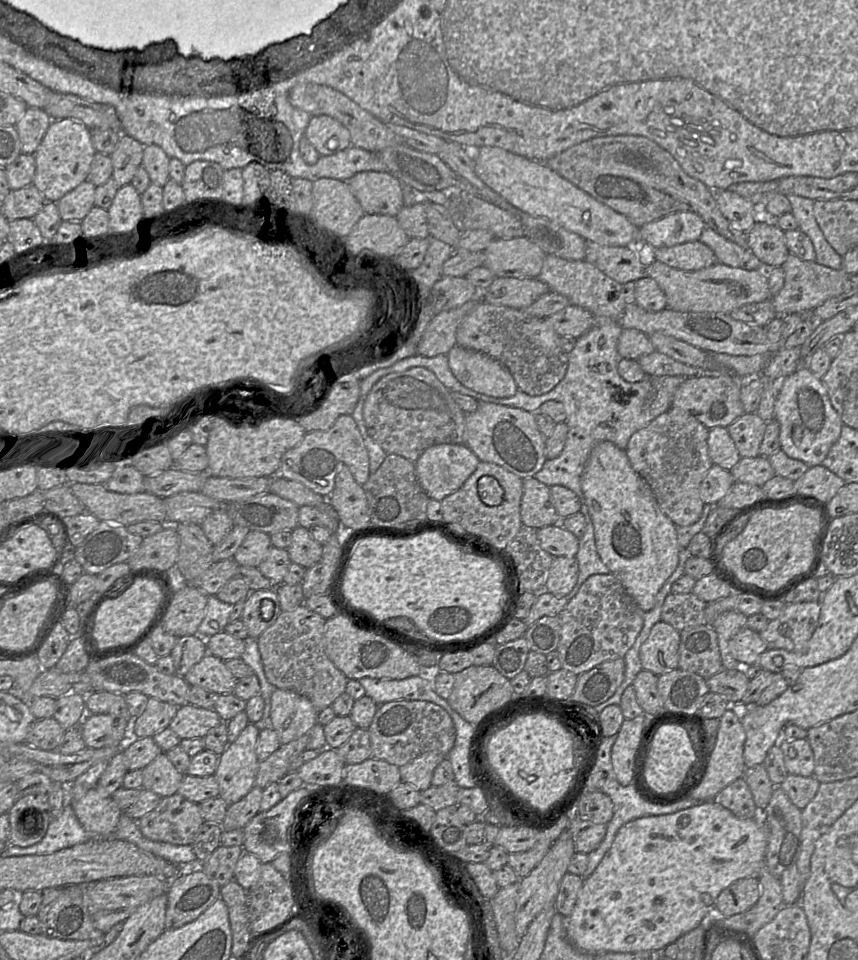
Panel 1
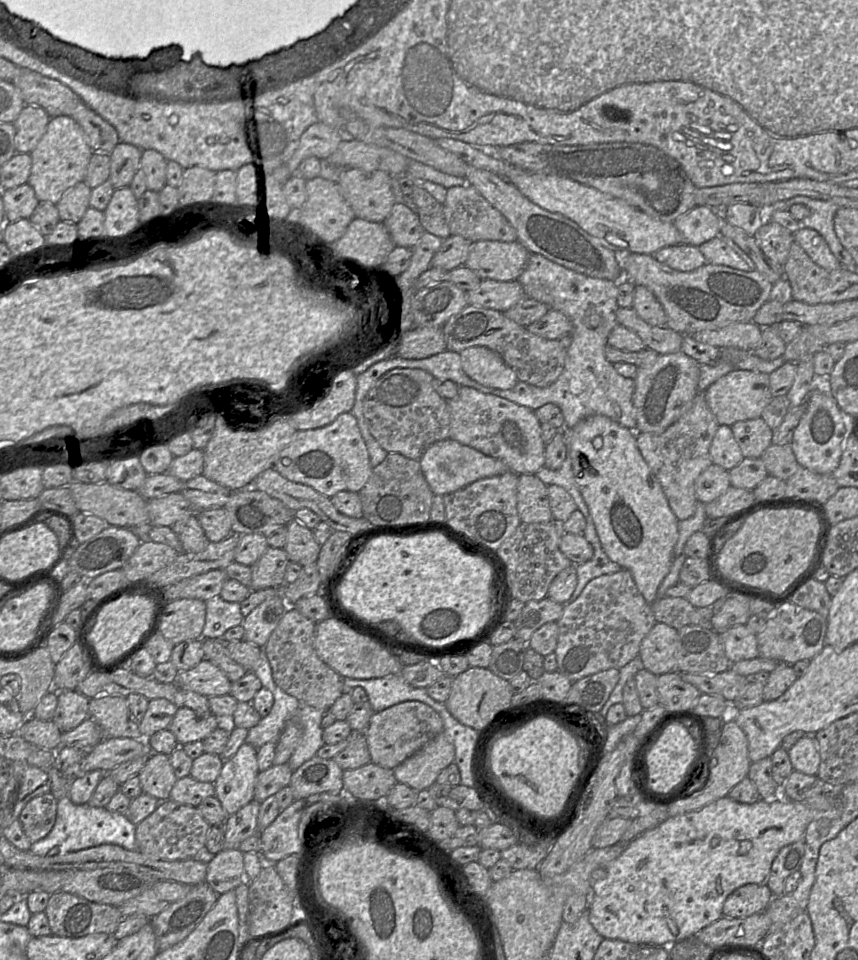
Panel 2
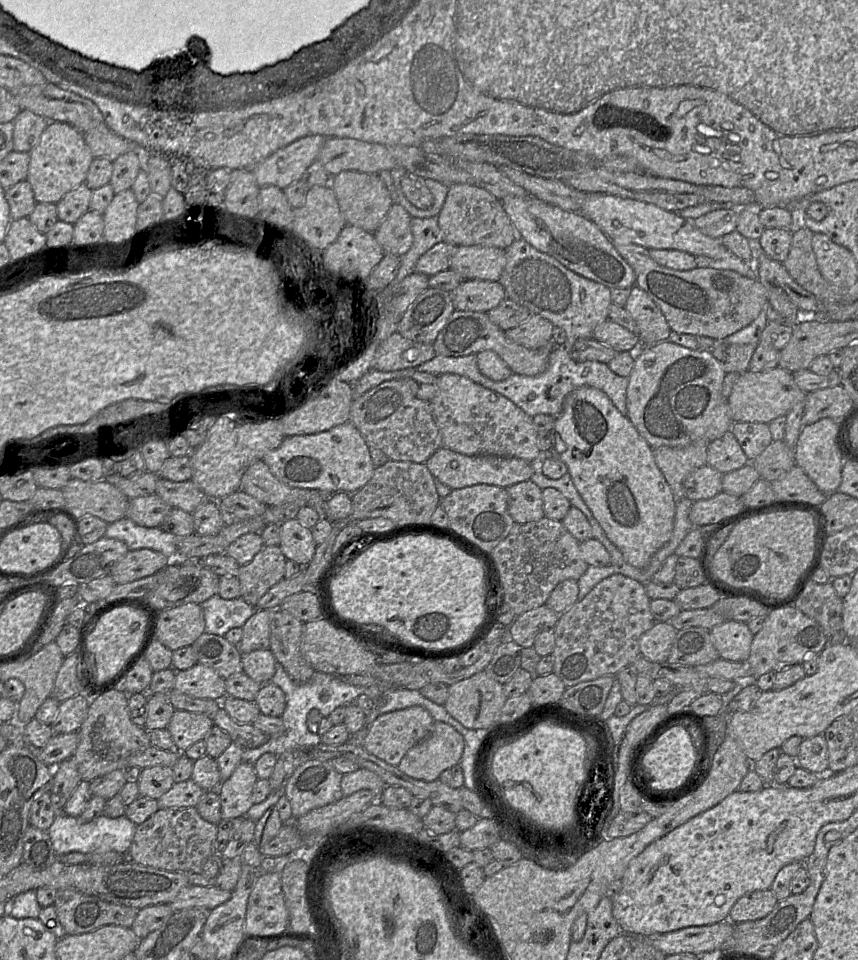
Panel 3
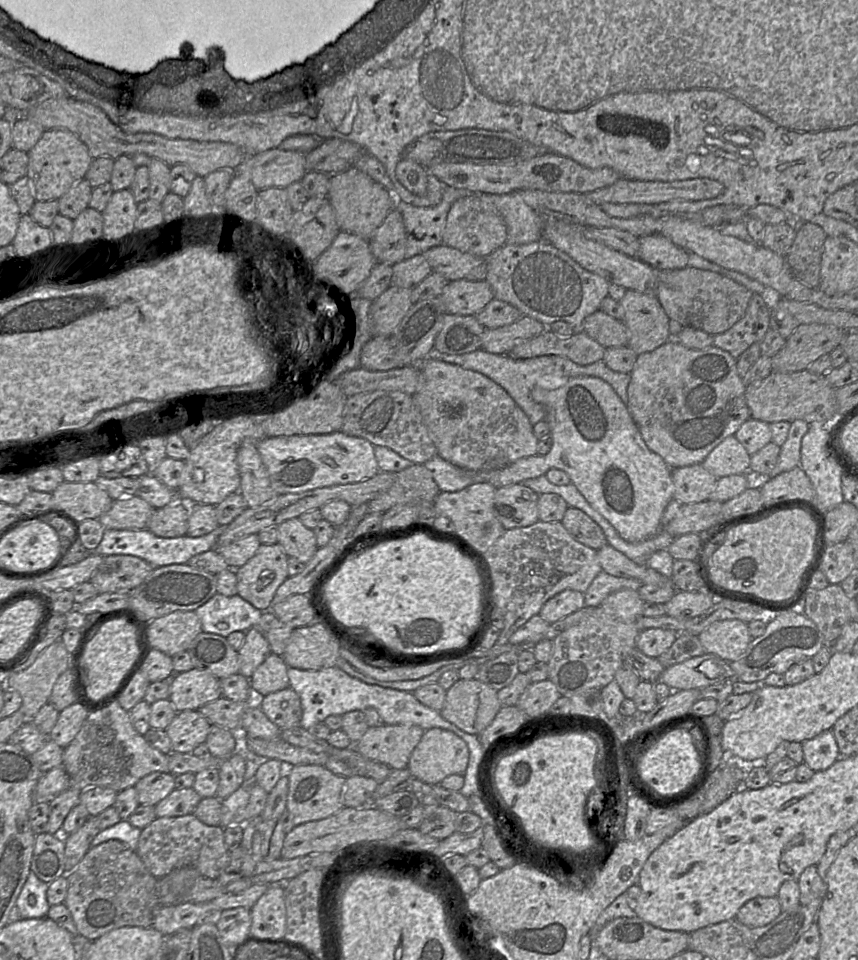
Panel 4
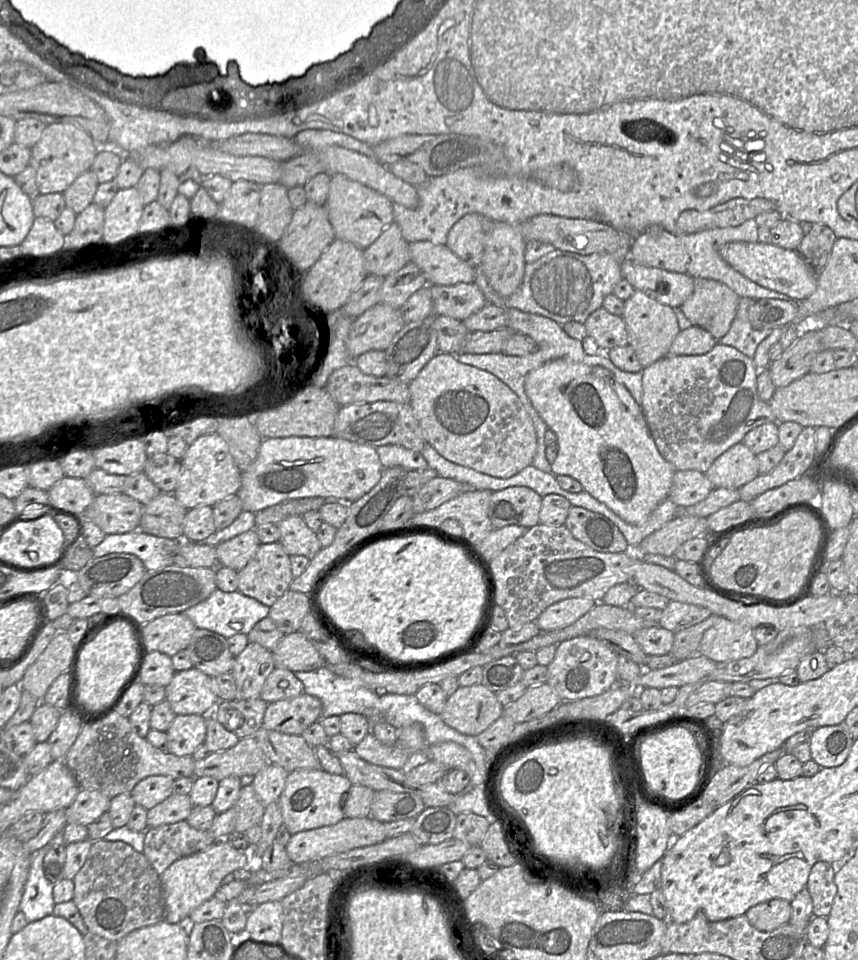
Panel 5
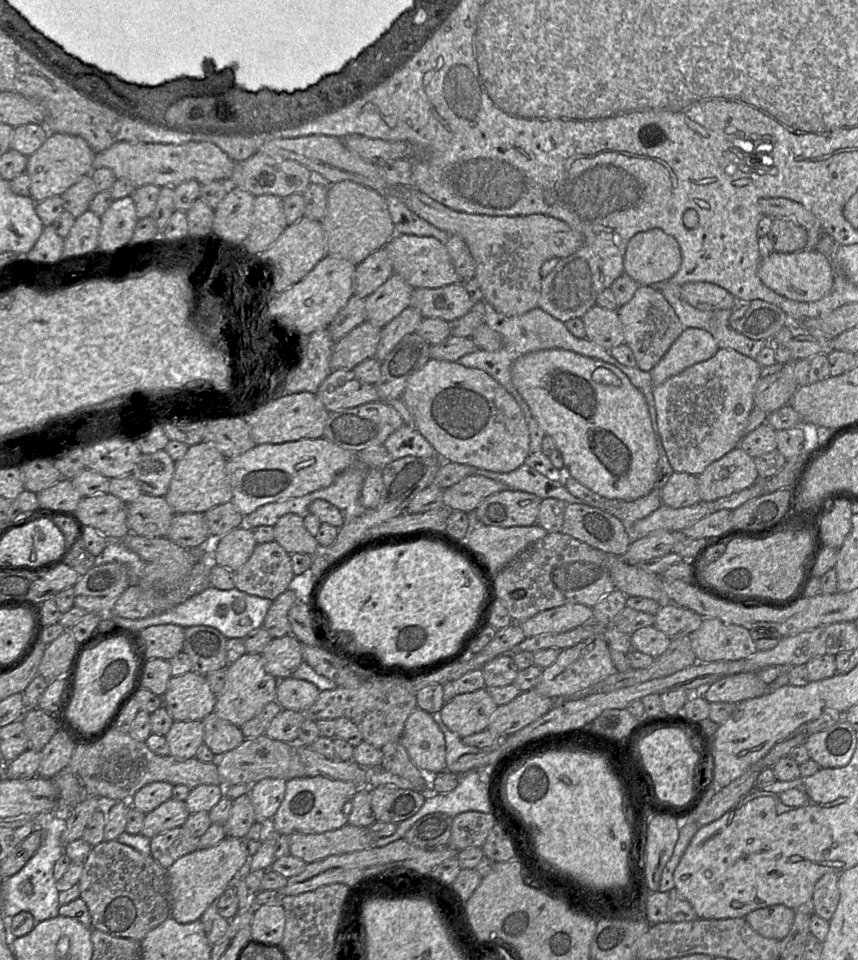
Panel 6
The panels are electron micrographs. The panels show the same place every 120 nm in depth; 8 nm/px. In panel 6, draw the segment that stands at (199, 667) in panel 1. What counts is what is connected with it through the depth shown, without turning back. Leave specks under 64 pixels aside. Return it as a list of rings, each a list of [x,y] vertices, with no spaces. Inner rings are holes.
[[[194,671],[172,677],[165,694],[162,696],[162,705],[175,721],[202,721],[214,712],[217,696],[211,691],[205,676]]]

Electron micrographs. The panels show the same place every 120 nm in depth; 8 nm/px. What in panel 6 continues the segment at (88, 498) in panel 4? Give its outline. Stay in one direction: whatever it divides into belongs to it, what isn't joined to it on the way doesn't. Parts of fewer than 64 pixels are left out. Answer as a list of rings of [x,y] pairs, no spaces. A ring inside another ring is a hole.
[[[66,478],[35,494],[40,506],[38,510],[45,512],[76,510],[78,503],[82,499],[71,479]]]

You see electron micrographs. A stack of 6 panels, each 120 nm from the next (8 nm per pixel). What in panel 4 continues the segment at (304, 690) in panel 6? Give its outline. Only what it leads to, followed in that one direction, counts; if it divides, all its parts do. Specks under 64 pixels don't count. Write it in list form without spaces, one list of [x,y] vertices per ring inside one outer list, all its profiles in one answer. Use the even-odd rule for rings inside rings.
[[[271,652],[250,678],[255,698],[263,698],[270,693],[288,688],[287,671],[288,666],[282,656]]]

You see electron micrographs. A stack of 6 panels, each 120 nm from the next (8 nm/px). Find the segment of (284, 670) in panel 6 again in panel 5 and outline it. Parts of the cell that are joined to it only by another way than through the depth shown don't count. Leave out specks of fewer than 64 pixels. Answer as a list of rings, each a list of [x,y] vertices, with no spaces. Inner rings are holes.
[[[300,631],[285,635],[273,650],[275,667],[291,672],[314,671],[325,661],[311,641]]]

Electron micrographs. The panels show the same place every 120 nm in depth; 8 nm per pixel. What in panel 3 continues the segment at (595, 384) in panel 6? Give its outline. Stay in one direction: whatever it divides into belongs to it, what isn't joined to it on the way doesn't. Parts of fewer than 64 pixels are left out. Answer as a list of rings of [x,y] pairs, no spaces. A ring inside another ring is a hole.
[[[590,386],[576,388],[566,396],[561,412],[555,417],[553,432],[554,445],[548,454],[565,463],[567,466],[567,471],[570,474],[573,484],[581,498],[602,527],[607,538],[621,552],[625,562],[636,568],[647,567],[653,555],[671,539],[674,530],[674,517],[676,512],[676,502],[673,493],[663,473],[655,462],[653,448],[638,433],[628,417],[619,412],[619,410],[614,406],[612,401],[603,391]],[[440,447],[425,462],[426,467],[435,478],[451,490],[477,484],[488,484],[508,488],[516,483],[529,480],[538,469],[539,463],[530,463],[515,457],[493,455],[464,455],[445,447]]]

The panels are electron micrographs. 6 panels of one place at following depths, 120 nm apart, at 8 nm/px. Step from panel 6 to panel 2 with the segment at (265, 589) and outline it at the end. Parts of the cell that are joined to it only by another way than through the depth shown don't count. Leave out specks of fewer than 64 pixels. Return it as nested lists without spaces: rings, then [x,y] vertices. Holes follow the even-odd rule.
[[[268,547],[260,559],[251,566],[250,590],[282,588],[288,563],[288,555],[284,549]]]

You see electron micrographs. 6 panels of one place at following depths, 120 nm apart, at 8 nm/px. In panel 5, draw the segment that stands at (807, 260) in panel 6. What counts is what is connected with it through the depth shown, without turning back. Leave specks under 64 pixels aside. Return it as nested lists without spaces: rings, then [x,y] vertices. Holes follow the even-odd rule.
[[[730,242],[721,248],[720,254],[732,268],[751,281],[793,300],[804,300],[817,288],[819,272],[806,263],[796,250],[784,249],[770,243]]]

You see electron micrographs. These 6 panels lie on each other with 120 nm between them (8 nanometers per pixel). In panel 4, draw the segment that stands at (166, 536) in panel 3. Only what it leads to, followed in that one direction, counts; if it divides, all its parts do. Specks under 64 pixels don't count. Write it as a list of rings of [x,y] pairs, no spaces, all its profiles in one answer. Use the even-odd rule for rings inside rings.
[[[218,526],[214,531],[200,537],[189,535],[163,538],[156,536],[149,529],[105,529],[103,538],[93,553],[110,556],[110,555],[132,555],[139,557],[153,567],[168,566],[173,564],[187,564],[194,556],[212,550],[218,543],[218,538],[224,532],[227,526]]]

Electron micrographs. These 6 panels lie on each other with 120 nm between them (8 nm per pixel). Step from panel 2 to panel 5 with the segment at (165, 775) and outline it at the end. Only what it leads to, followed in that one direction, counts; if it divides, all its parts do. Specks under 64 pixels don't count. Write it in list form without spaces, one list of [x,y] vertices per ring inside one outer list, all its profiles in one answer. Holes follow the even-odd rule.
[[[148,776],[134,786],[130,795],[137,806],[150,810],[173,794],[173,784],[171,777]]]

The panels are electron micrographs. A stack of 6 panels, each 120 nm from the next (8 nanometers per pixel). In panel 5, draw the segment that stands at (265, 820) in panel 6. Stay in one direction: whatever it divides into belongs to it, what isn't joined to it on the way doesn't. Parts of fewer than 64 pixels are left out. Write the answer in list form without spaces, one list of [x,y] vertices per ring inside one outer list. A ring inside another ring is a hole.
[[[271,764],[259,771],[252,782],[259,801],[266,807],[281,796],[288,772],[278,764]]]

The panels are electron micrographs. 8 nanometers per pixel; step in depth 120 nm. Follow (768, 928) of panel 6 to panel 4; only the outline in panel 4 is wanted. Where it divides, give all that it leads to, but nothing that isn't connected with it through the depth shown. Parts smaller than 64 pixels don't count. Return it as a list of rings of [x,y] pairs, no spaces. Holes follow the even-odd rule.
[[[777,896],[755,897],[738,910],[735,919],[748,927],[762,927],[774,921],[781,912]]]

